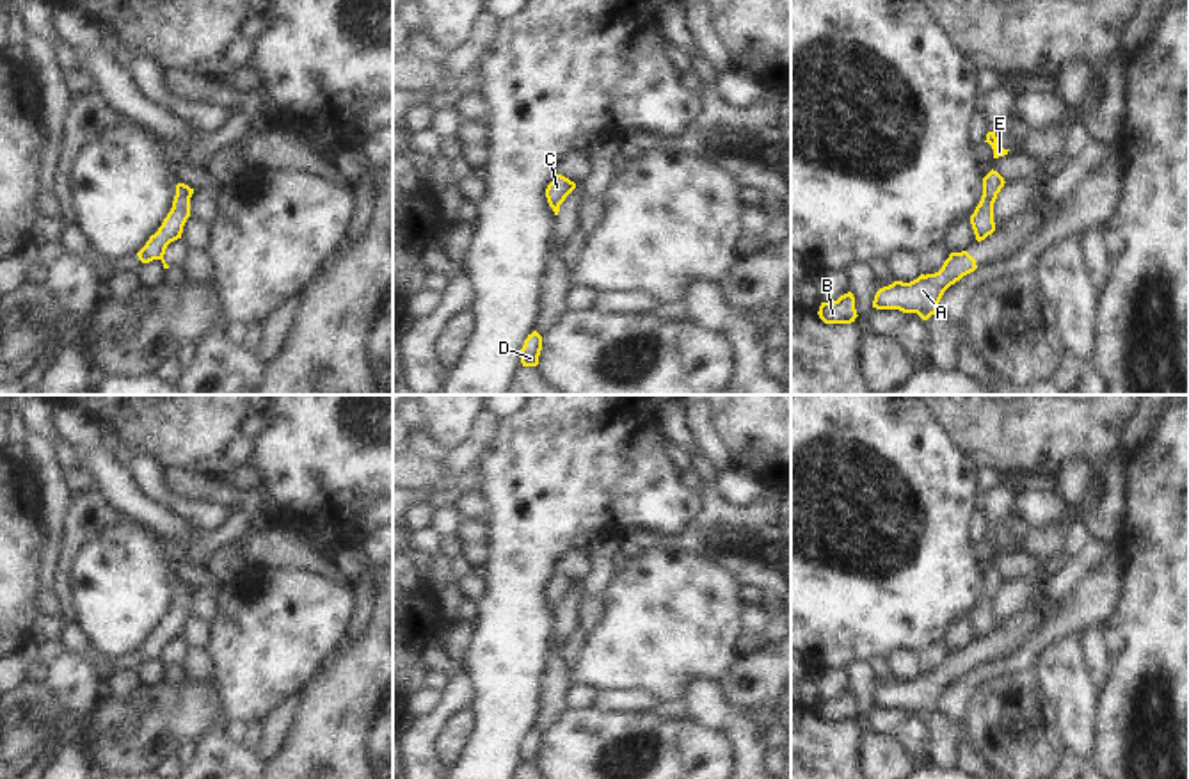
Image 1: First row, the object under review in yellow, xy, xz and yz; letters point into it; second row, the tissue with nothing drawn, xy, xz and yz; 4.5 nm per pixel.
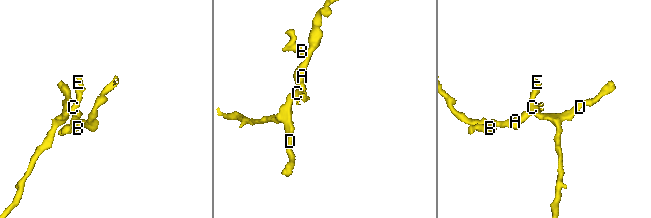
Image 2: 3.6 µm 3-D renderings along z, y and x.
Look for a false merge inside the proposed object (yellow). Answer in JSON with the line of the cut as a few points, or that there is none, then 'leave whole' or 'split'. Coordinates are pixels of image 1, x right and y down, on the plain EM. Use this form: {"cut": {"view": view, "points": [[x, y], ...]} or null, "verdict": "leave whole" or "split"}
{"cut": {"view": "xy", "points": [[166, 644], [159, 657]]}, "verdict": "split"}

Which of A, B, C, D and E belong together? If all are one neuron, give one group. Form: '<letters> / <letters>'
A B / C D E

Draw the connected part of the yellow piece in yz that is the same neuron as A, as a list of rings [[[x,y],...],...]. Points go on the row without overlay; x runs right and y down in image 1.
[[[967,649],[951,651],[938,671],[921,672],[910,681],[894,679],[880,687],[873,706],[917,711],[922,719],[928,719],[937,711],[944,690],[976,667],[976,658]]]

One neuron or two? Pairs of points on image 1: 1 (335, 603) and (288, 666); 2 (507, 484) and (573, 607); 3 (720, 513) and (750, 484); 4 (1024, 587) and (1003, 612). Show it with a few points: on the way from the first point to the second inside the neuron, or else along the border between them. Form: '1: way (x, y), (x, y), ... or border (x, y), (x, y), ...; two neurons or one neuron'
1: way (319, 619), (288, 650); one neuron
2: border (555, 614), (557, 637); two neurons
3: border (717, 489), (734, 504), (750, 504), (766, 489); two neurons
4: way (1019, 593), (1005, 607); one neuron

